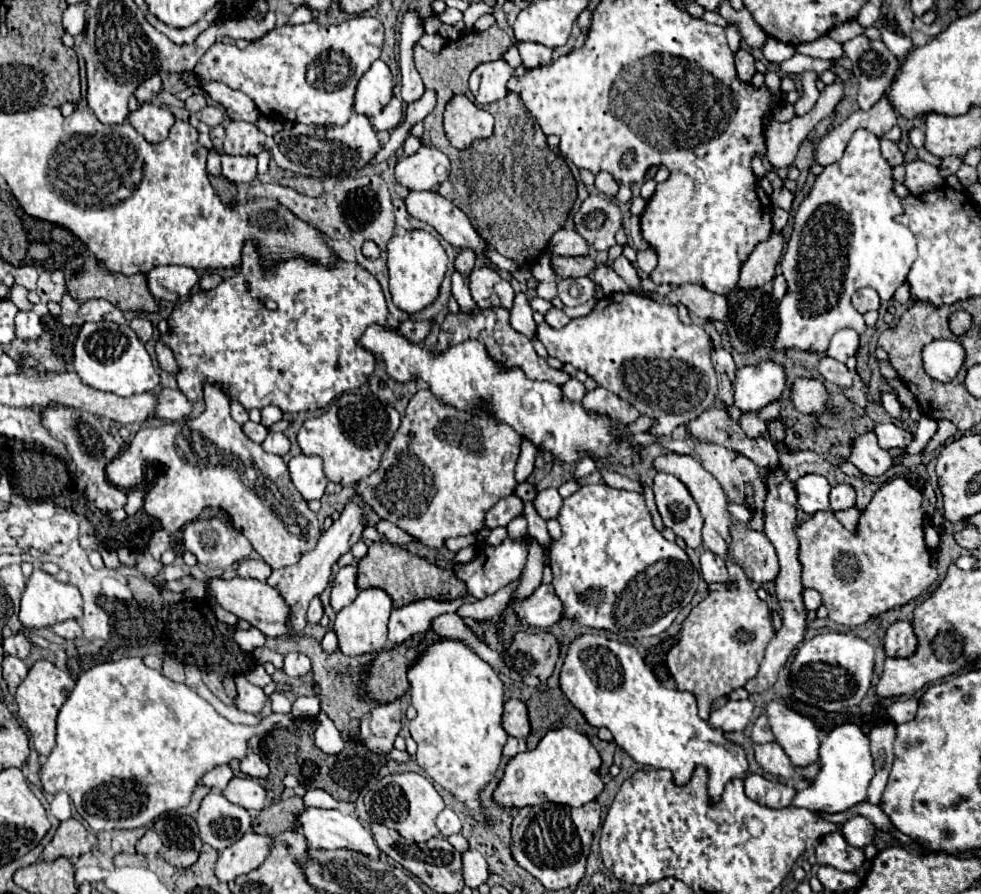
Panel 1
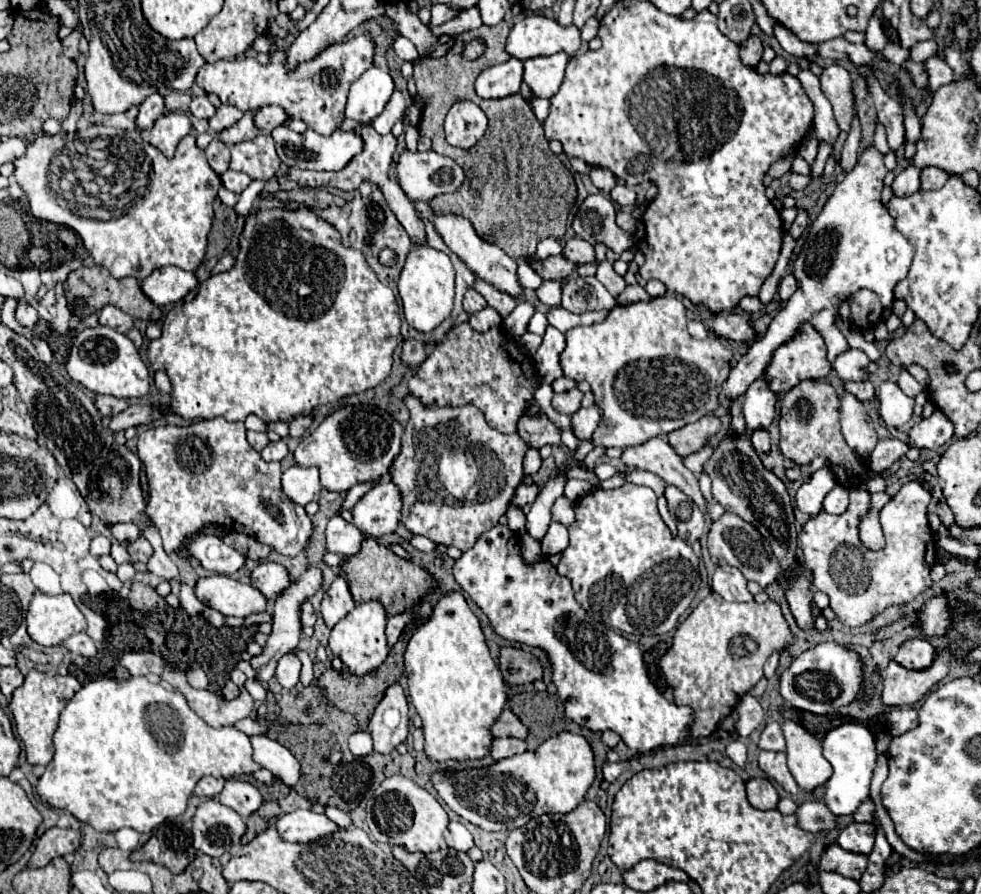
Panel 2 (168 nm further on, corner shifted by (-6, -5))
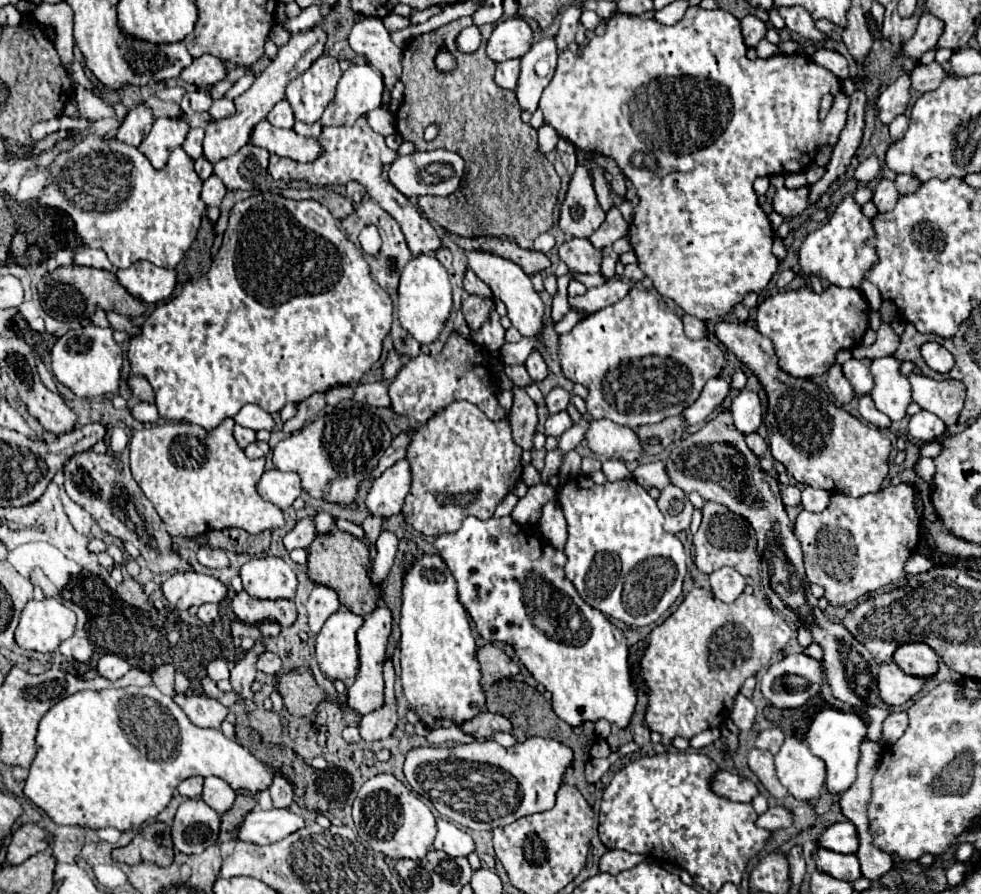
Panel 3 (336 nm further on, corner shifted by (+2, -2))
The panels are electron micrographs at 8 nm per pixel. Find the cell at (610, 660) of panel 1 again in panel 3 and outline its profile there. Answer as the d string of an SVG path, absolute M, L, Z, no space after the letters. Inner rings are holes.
M468 516L458 532L438 536L434 548L450 566L458 582L458 600L474 620L480 636L490 642L512 644L526 670L552 694L552 708L564 722L578 726L586 720L606 718L620 728L628 726L636 706L636 690L628 674L626 636L600 610L580 598L564 574L566 554L562 550L550 546L536 528L524 528L510 516L490 520Z

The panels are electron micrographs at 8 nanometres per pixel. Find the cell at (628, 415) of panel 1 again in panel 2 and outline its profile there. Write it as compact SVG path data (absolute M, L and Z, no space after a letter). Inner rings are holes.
M596 405L588 407L588 409L578 409L578 413L572 415L572 427L574 427L574 435L578 439L592 439L594 431L598 429L602 421L602 413Z

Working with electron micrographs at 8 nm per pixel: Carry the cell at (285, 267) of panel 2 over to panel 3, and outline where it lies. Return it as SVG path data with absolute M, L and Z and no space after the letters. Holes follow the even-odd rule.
M264 192L250 196L242 202L236 202L230 210L228 228L224 232L222 246L218 254L212 258L210 270L196 282L190 282L182 288L182 292L170 302L156 306L156 310L148 316L142 326L142 334L134 336L128 346L128 362L130 376L144 376L156 392L156 408L164 420L188 422L202 426L204 430L214 430L224 418L232 418L240 412L240 408L248 402L258 404L266 412L274 414L284 408L288 402L302 402L314 392L326 392L336 384L354 384L366 374L374 362L378 362L382 352L382 340L390 332L392 324L392 300L386 290L372 280L370 268L362 258L362 252L346 238L340 230L338 220L330 214L330 210L316 200L288 200L280 194Z

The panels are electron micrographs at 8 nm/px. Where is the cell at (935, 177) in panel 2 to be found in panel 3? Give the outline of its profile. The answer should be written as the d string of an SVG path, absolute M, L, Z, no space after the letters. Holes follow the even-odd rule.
M906 174L896 176L894 184L896 184L896 190L898 190L898 194L900 194L900 196L914 194L914 192L916 192L916 190L922 186L922 184L918 182L918 178L914 178L914 176L906 176Z

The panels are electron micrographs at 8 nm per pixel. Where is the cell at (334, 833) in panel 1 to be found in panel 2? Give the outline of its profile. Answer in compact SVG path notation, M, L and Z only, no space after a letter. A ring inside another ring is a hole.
M296 809L292 813L282 815L276 821L276 829L290 843L310 843L340 831L340 827L334 821L330 821L324 813L320 815L304 809Z

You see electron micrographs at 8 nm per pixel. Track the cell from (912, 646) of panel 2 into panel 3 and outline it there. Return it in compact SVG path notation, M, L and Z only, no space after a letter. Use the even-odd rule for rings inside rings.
M924 642L900 646L894 654L894 662L906 674L918 678L932 678L938 672L938 654L934 654Z

